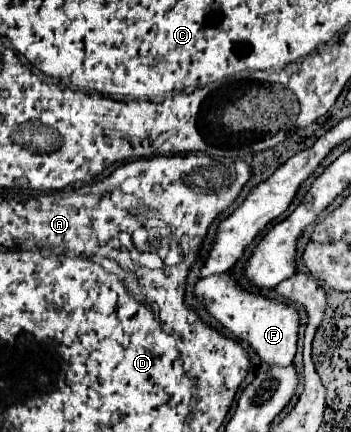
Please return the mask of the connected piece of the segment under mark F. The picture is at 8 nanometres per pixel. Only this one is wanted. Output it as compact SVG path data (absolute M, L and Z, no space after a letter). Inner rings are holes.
M232 272L216 274L202 278L196 288L196 296L202 298L206 310L236 338L242 338L248 342L262 362L270 366L288 366L294 360L296 354L296 342L298 342L298 326L300 326L300 314L292 304L284 304L276 298L268 298L264 294L246 292L238 286Z

